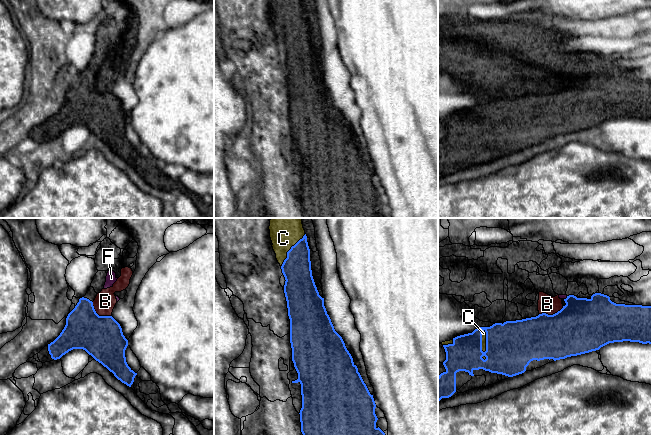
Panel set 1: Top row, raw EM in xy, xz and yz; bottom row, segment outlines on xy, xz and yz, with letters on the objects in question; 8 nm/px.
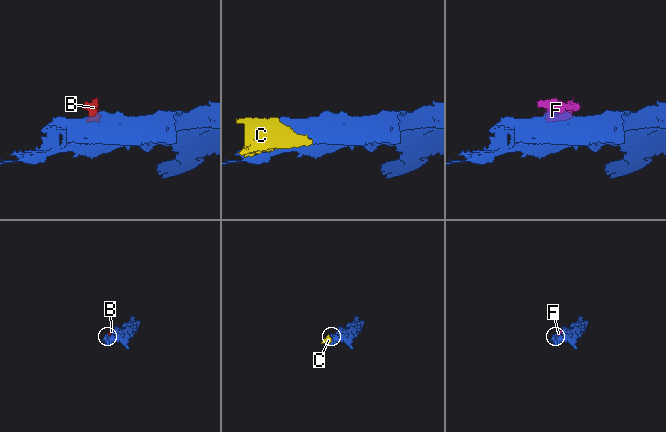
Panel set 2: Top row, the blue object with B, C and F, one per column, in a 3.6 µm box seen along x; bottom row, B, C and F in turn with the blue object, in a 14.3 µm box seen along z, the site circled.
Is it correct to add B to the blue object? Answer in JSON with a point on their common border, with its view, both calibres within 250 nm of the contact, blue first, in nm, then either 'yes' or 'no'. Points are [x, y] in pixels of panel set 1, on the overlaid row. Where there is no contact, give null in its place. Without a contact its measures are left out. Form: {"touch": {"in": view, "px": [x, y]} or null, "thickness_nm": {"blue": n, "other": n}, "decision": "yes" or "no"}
{"touch": {"in": "xy", "px": [98, 315]}, "thickness_nm": {"blue": 340, "other": 170}, "decision": "no"}

